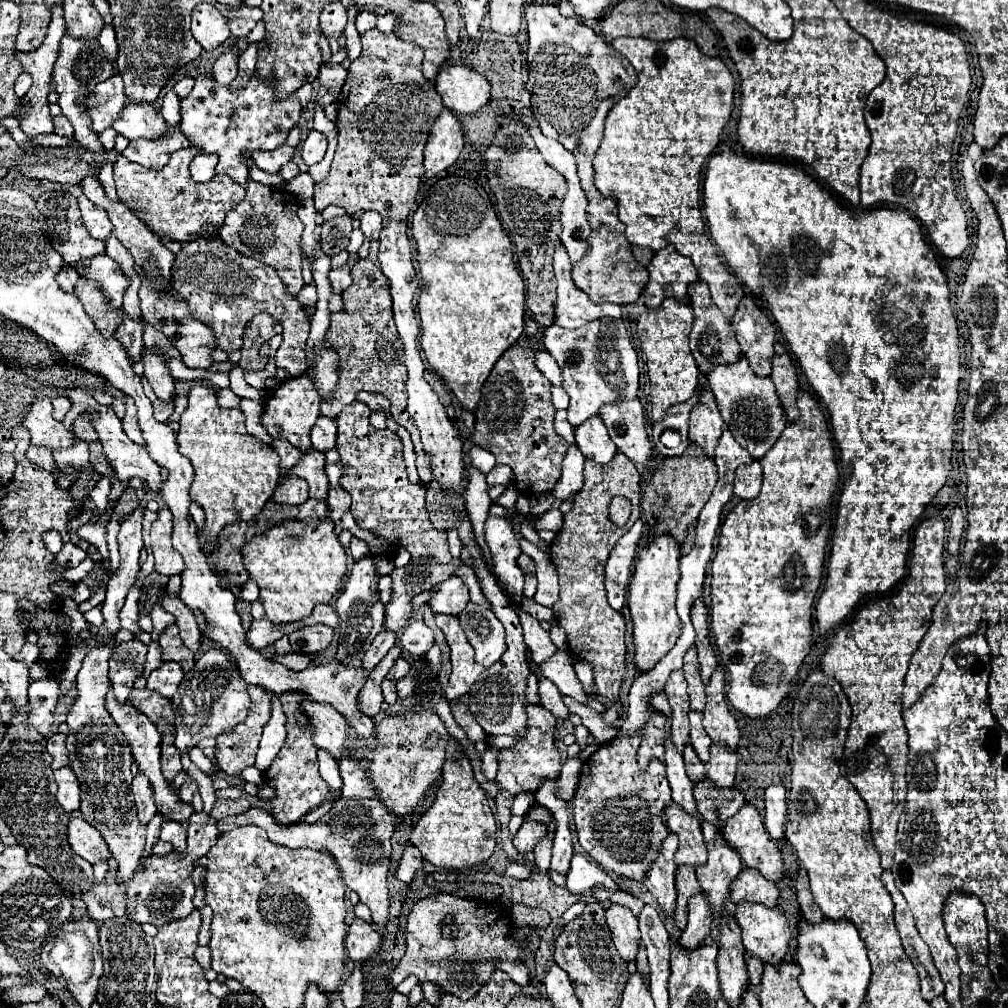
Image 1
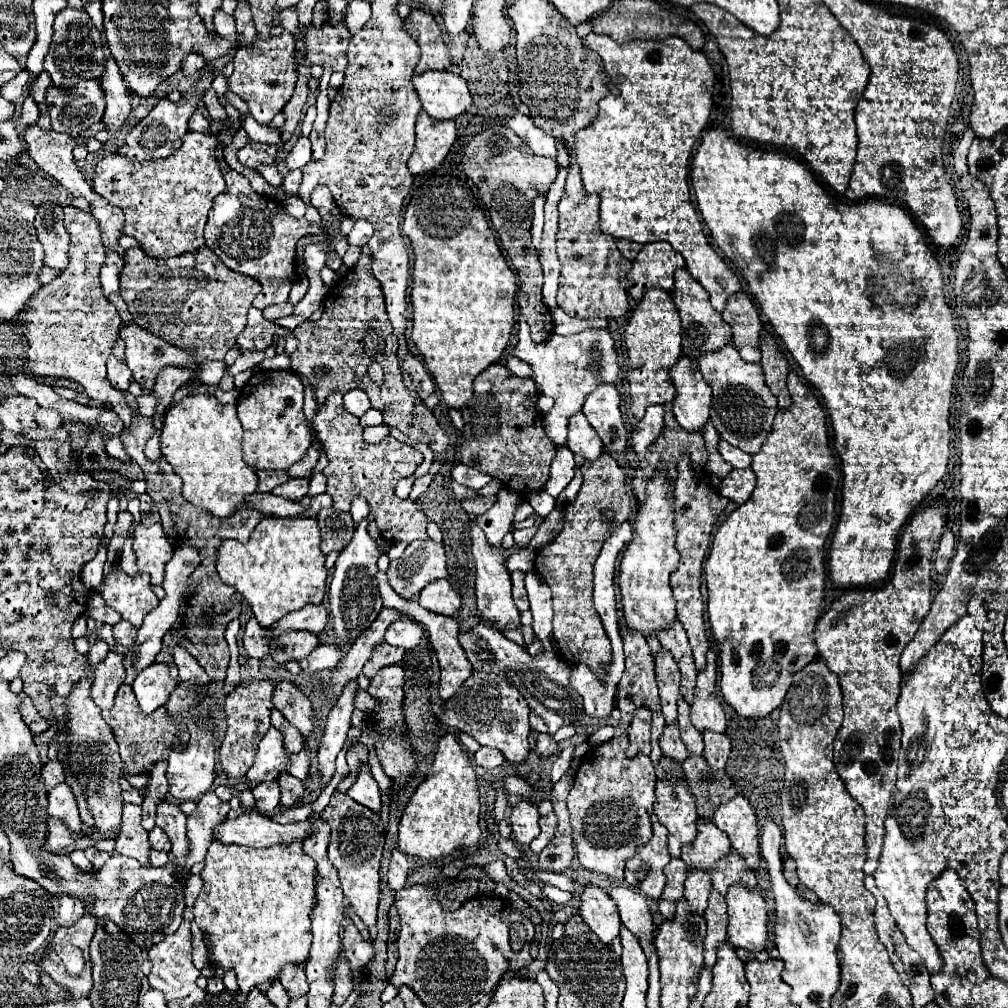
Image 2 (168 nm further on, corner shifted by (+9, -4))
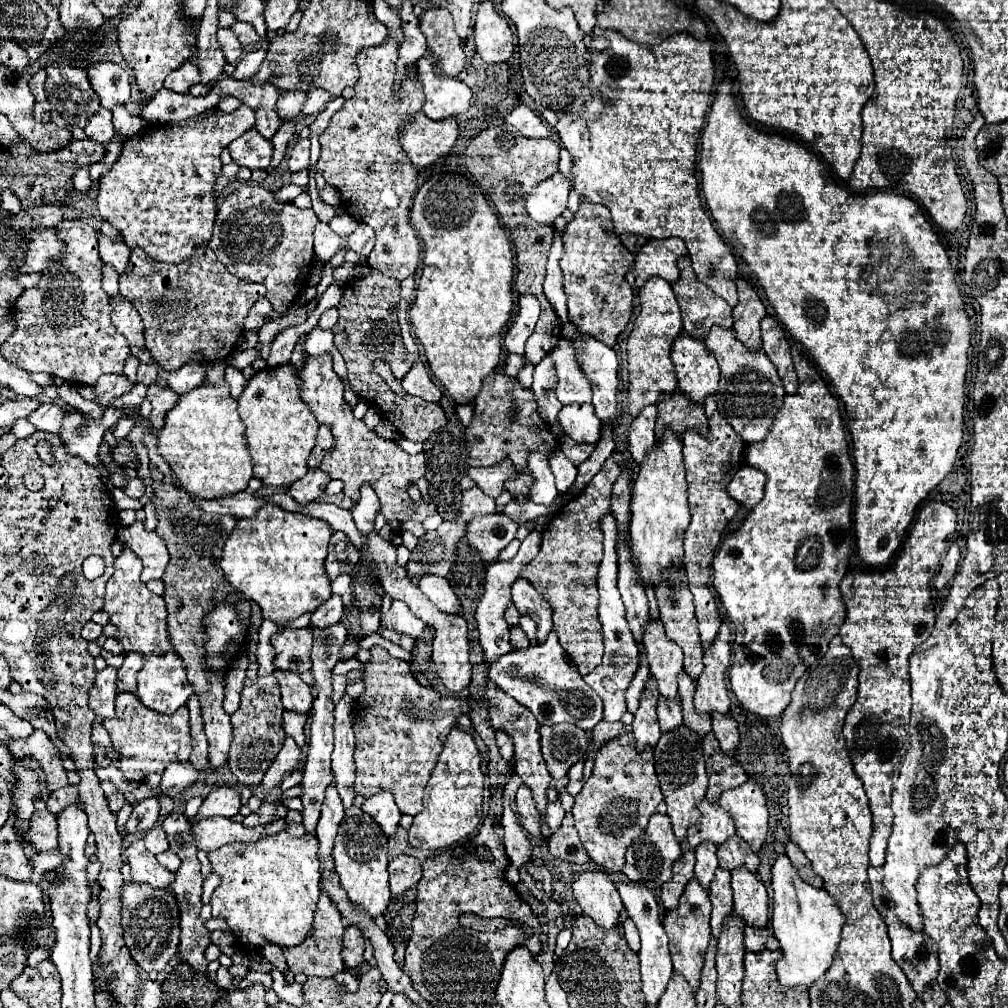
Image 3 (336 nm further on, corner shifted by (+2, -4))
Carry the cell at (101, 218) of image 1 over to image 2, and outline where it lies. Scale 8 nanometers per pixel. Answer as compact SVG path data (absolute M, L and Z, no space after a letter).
M74 206L64 208L64 226L72 238L68 266L60 272L60 276L44 284L40 292L28 300L28 312L20 320L14 320L14 324L20 326L18 332L28 344L24 350L24 340L16 338L16 348L22 352L22 362L28 374L70 378L82 384L90 398L112 404L112 410L124 420L124 428L128 428L132 410L124 404L120 390L112 388L106 380L106 360L118 340L122 320L116 308L106 300L98 280L98 272L106 260L102 234L94 216Z

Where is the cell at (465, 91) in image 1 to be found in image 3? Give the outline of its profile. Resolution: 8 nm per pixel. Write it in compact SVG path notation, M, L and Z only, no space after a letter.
M419 62L419 78L425 90L423 112L431 120L445 120L469 110L473 92L457 78L441 78L433 74L431 62Z

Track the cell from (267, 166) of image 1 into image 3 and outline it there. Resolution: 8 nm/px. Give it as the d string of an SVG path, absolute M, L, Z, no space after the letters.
M251 128L249 132L245 132L237 140L233 140L229 144L229 150L231 150L233 160L239 166L247 166L251 170L267 168L271 164L271 156L273 156L271 140L259 136L259 132L255 132L255 128Z

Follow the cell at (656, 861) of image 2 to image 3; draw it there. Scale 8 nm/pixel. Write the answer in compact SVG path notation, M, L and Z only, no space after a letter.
M655 814L655 816L651 816L645 834L627 850L627 856L625 856L627 862L625 862L623 872L631 882L637 882L651 890L657 890L671 878L671 866L679 856L681 856L681 846L673 836L669 816Z

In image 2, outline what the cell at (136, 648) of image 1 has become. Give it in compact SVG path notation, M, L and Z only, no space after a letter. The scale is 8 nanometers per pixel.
M108 652L104 658L104 664L96 668L96 680L92 682L92 700L98 704L98 708L108 710L114 704L114 694L116 690L124 684L126 670L122 664L122 654L118 652Z

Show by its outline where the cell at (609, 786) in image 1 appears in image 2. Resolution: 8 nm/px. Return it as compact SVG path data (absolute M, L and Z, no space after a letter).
M626 734L590 748L580 762L568 794L568 812L574 828L572 838L580 864L592 872L614 878L624 876L626 860L652 838L650 816L656 802L652 760L644 754L628 758L626 748Z

